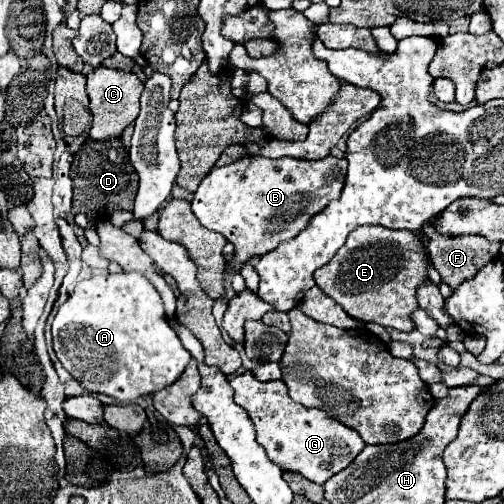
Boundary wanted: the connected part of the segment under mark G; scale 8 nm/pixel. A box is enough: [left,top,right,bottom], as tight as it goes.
[230,371,366,485]

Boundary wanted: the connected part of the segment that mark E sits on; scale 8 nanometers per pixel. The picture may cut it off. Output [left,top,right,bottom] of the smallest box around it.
[314,225,430,333]

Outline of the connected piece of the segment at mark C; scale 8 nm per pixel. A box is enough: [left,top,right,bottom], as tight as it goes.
[86,67,142,141]

